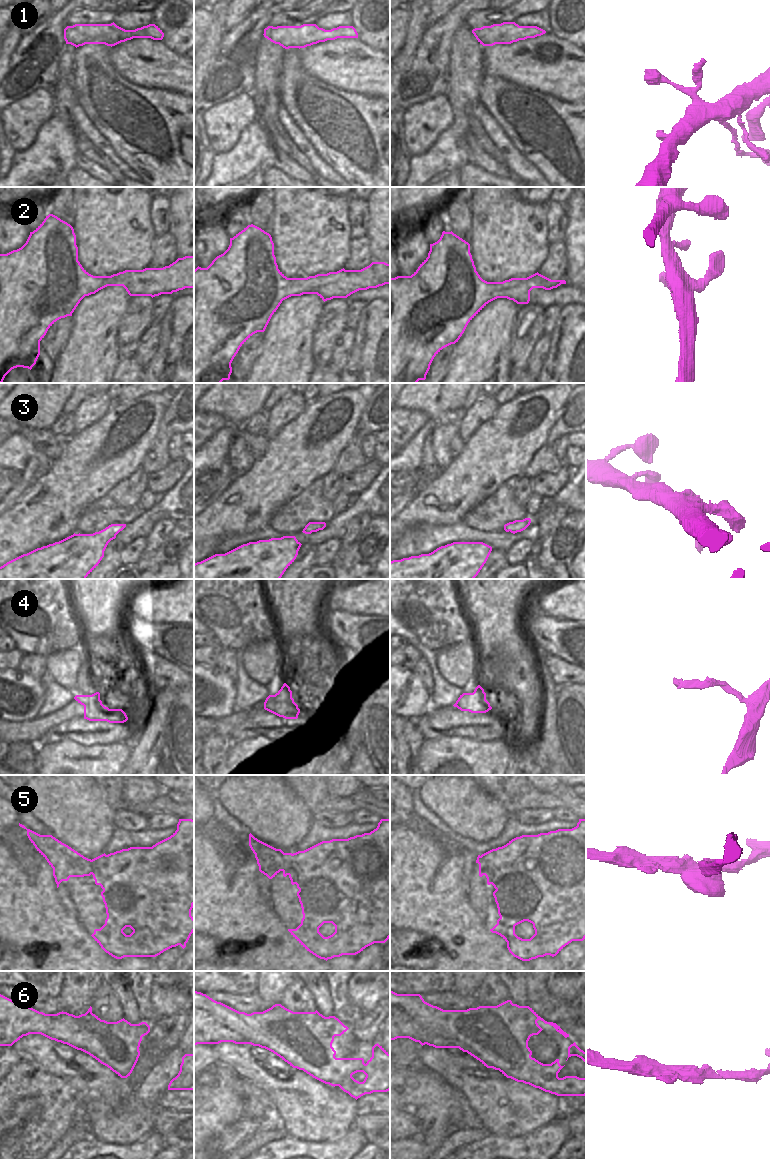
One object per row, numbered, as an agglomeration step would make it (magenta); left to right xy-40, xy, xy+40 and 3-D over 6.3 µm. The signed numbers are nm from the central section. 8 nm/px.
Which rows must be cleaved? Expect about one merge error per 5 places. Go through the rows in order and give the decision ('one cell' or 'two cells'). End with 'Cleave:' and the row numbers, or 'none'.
1: one cell
2: one cell
3: two cells
4: one cell
5: two cells
6: one cell
Cleave: 3, 5

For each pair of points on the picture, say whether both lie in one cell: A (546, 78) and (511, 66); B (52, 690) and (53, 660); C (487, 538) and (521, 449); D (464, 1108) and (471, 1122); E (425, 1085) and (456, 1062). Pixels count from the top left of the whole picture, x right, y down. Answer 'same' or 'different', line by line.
A: same
B: different
C: different
D: same
E: different

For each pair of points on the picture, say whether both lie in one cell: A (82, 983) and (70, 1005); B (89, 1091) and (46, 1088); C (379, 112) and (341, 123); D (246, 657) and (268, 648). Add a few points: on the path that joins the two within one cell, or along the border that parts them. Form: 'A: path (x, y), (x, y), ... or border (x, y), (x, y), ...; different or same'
A: path (78, 988), (75, 1000); same
B: border (56, 1076), (63, 1079), (75, 1091), (82, 1112); different
C: path (370, 116), (363, 123), (350, 123); same
D: path (251, 657), (259, 657), (263, 653); same

